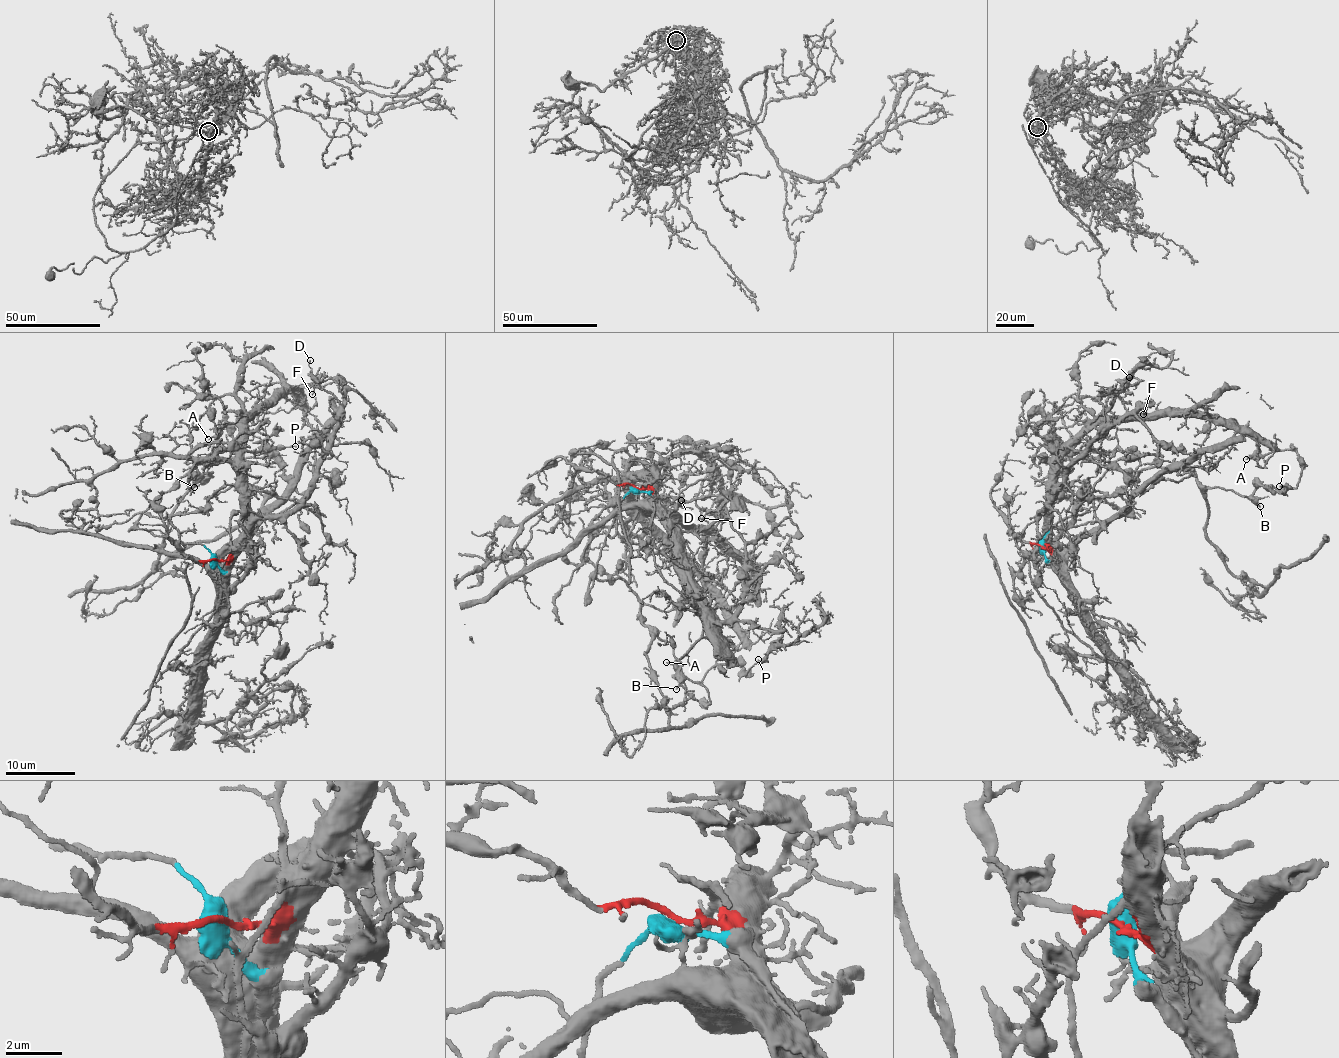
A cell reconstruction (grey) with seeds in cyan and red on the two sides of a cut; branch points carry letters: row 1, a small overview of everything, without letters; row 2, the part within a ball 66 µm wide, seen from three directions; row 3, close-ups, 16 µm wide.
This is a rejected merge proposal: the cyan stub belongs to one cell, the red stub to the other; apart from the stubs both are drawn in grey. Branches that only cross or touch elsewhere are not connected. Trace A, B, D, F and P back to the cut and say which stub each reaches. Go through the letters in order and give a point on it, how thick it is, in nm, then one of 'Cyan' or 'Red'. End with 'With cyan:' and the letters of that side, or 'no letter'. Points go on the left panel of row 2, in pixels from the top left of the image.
A: Place: (208, 439). Thickness 110 nm. Cyan
B: Place: (194, 487). Thickness 110 nm. Cyan
D: Place: (310, 360). Thickness 90 nm. Red
F: Place: (312, 394). Thickness 120 nm. Red
P: Place: (295, 446). Thickness 130 nm. Cyan
With cyan: A, B, P

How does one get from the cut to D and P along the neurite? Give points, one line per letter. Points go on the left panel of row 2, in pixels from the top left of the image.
D: (216, 559), (227, 560), (239, 535), (260, 519), (291, 512), (309, 490), (340, 407), (307, 376), (310, 359)
P: (215, 559), (198, 543), (139, 527), (137, 518), (200, 463), (194, 464), (211, 477), (206, 467), (296, 446)

